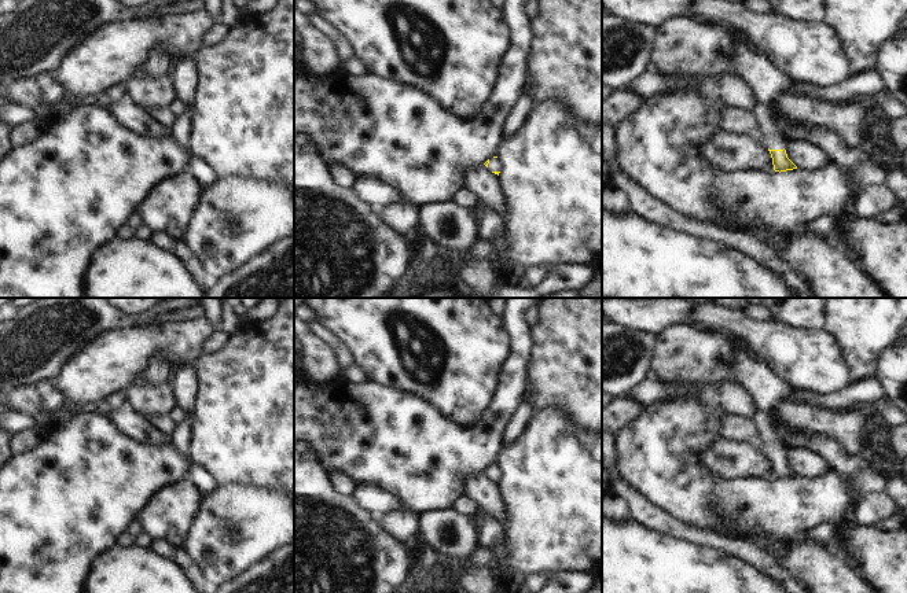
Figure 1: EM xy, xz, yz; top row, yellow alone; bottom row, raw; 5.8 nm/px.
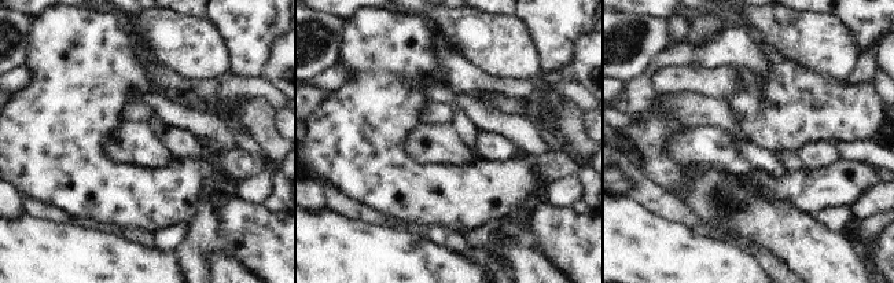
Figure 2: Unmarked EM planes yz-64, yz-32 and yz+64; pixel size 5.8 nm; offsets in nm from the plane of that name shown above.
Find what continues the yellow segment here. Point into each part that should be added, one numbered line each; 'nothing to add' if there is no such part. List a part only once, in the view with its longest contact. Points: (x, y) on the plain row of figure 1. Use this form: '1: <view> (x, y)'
1: yz (768, 391)

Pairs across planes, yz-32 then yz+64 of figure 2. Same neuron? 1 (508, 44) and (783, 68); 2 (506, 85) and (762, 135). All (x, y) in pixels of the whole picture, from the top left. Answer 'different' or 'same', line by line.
1: different
2: different

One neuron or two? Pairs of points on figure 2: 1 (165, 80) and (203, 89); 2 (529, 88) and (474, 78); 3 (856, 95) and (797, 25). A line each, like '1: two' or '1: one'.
1: one
2: one
3: two

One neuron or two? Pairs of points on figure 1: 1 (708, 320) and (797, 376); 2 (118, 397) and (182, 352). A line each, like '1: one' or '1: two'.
1: one
2: two

